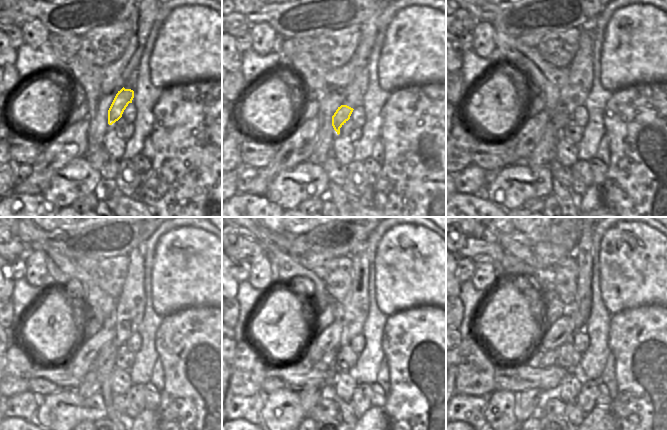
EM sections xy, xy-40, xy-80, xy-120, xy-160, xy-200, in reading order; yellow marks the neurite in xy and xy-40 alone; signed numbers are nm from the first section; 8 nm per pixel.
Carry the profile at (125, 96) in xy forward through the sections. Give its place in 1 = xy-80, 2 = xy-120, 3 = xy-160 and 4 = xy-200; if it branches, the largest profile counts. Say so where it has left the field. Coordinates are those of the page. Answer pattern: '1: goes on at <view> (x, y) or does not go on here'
1: goes on at xy-80 (560, 117)
2: goes on at xy-120 (105, 364)
3: goes on at xy-160 (327, 364)
4: goes on at xy-200 (547, 359)

